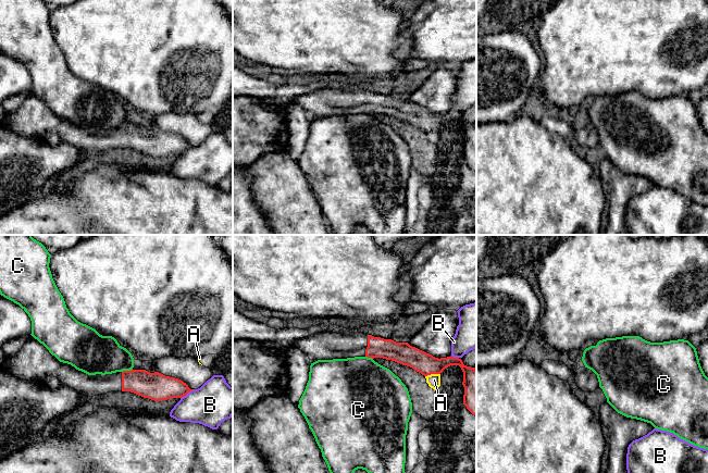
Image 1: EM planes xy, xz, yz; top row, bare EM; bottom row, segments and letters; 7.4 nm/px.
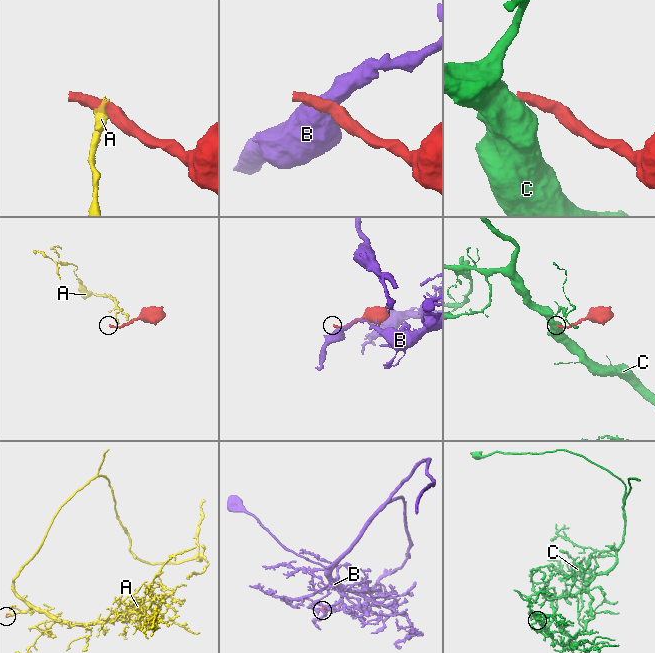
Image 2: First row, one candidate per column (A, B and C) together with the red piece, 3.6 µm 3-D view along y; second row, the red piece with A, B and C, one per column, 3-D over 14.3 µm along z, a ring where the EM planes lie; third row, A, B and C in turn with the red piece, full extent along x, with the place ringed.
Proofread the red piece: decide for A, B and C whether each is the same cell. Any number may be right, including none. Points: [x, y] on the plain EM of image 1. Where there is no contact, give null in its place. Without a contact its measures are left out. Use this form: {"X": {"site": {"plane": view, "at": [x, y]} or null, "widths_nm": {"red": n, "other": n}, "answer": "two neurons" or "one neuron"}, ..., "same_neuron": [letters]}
{"A": {"site": {"plane": "xz", "at": [432, 129]}, "widths_nm": {"red": 160, "other": 100}, "answer": "two neurons"}, "B": {"site": {"plane": "xy", "at": [187, 149]}, "widths_nm": {"red": 200, "other": 300}, "answer": "two neurons"}, "C": {"site": {"plane": "xy", "at": [126, 127]}, "widths_nm": {"red": 200, "other": 280}, "answer": "two neurons"}, "same_neuron": []}

